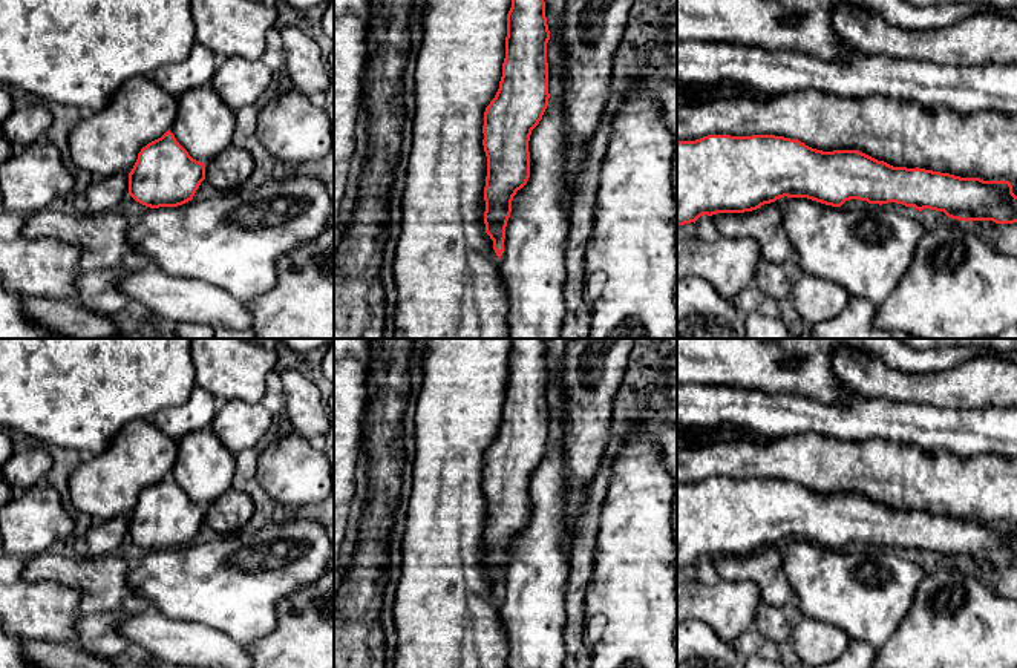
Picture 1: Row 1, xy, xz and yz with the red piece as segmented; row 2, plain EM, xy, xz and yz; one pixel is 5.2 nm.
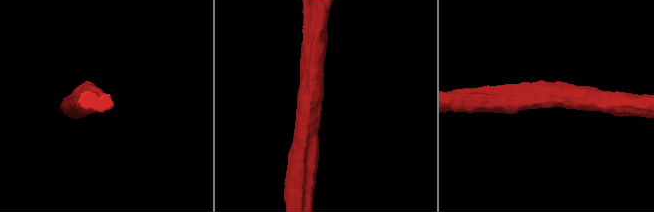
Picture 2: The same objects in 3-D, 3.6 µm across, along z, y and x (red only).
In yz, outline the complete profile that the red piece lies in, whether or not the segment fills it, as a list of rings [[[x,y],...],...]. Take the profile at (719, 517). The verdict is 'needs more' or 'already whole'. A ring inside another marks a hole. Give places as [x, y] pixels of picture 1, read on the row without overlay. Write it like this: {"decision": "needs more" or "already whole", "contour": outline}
{"decision": "already whole", "contour": [[[708,478],[695,484],[677,484],[677,570],[695,567],[703,558],[752,555],[784,539],[807,541],[832,550],[841,550],[850,542],[879,548],[896,545],[919,555],[943,555],[959,564],[1017,565],[1017,539],[1009,524],[893,510],[859,493],[822,495],[775,478]]]}

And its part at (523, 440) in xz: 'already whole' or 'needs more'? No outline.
already whole

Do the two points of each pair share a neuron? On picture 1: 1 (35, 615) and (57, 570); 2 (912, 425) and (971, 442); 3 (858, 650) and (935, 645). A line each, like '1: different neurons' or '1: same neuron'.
1: different neurons
2: same neuron
3: different neurons

